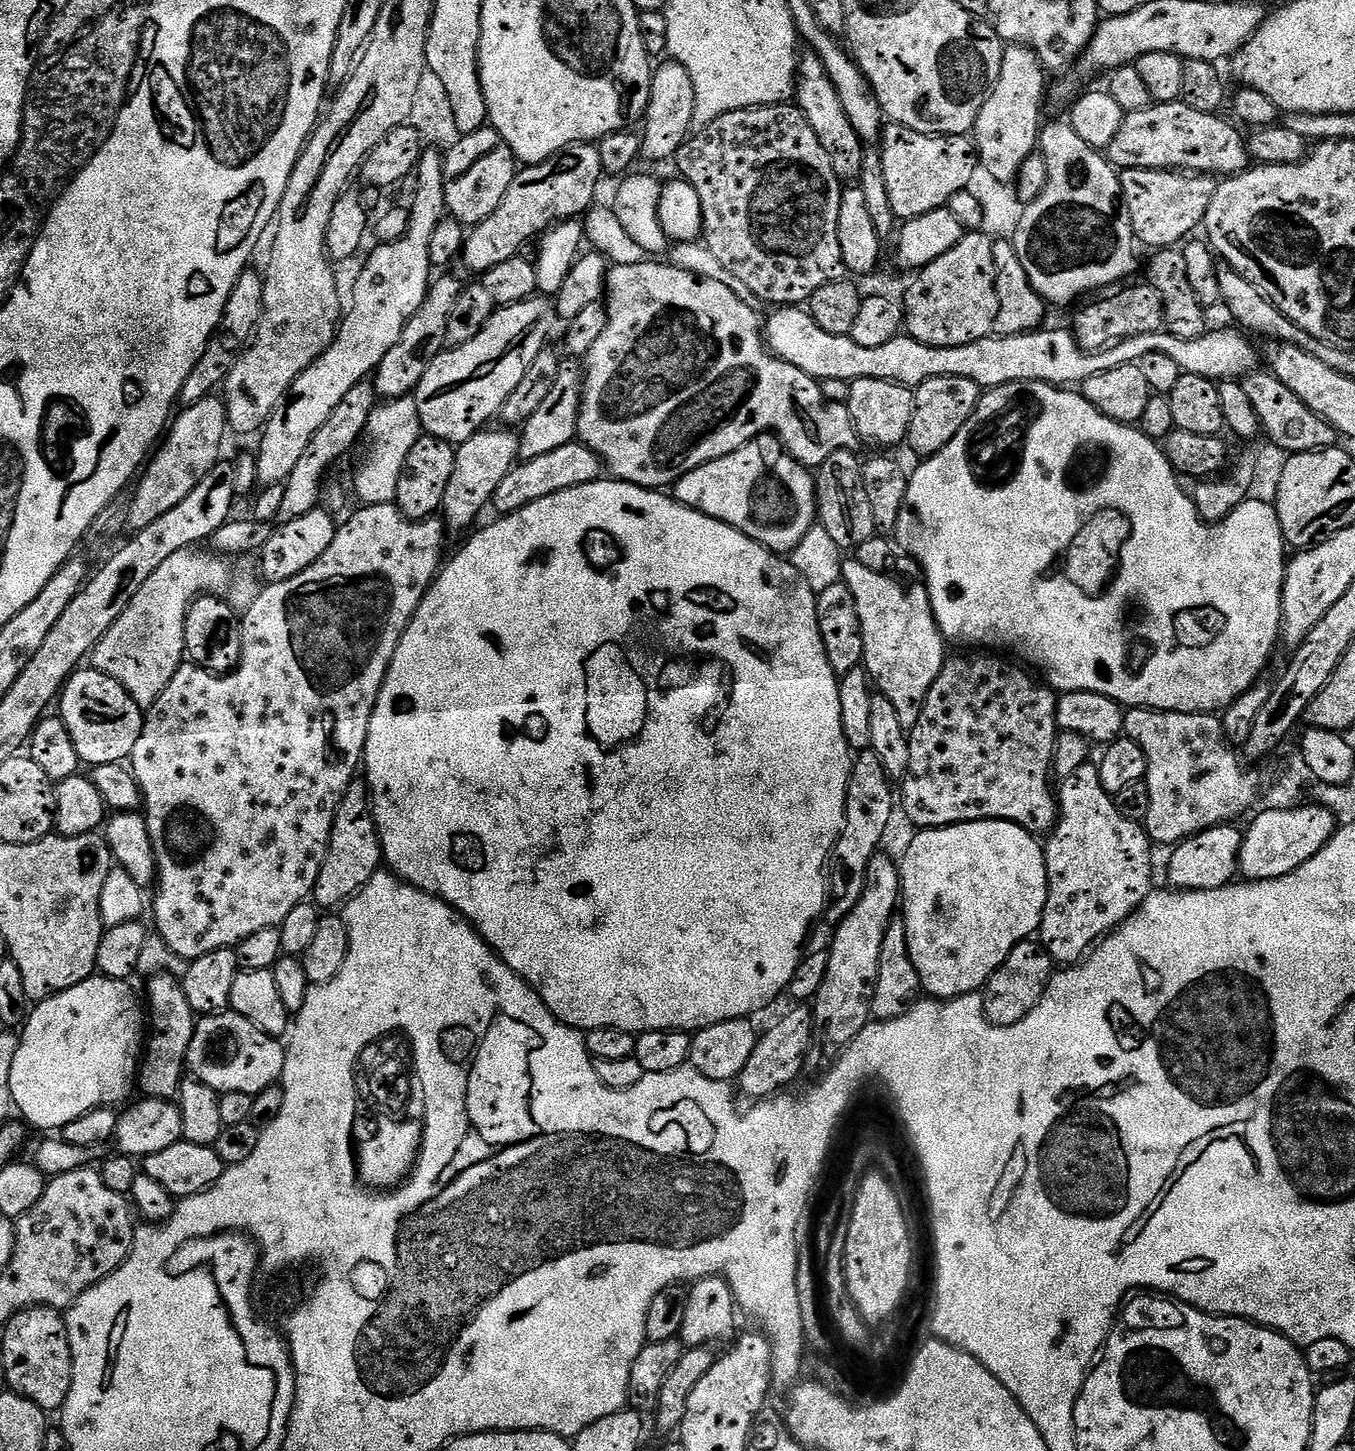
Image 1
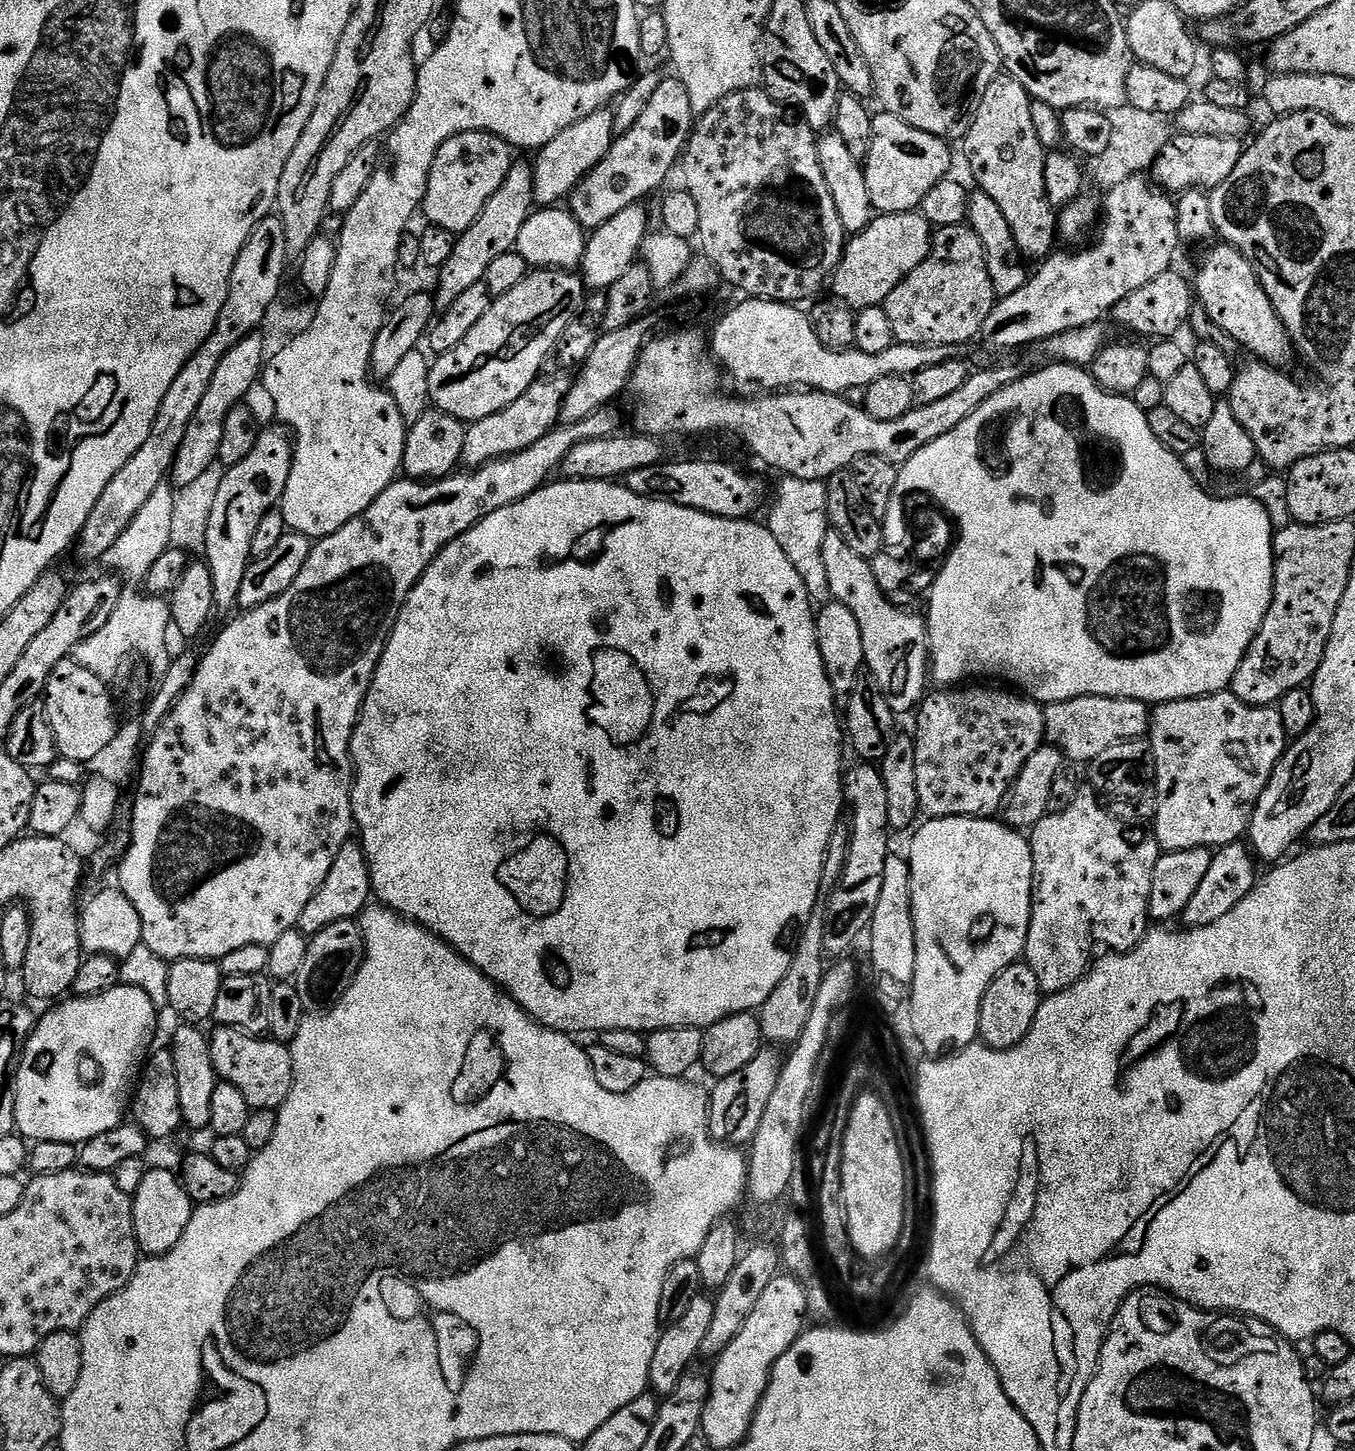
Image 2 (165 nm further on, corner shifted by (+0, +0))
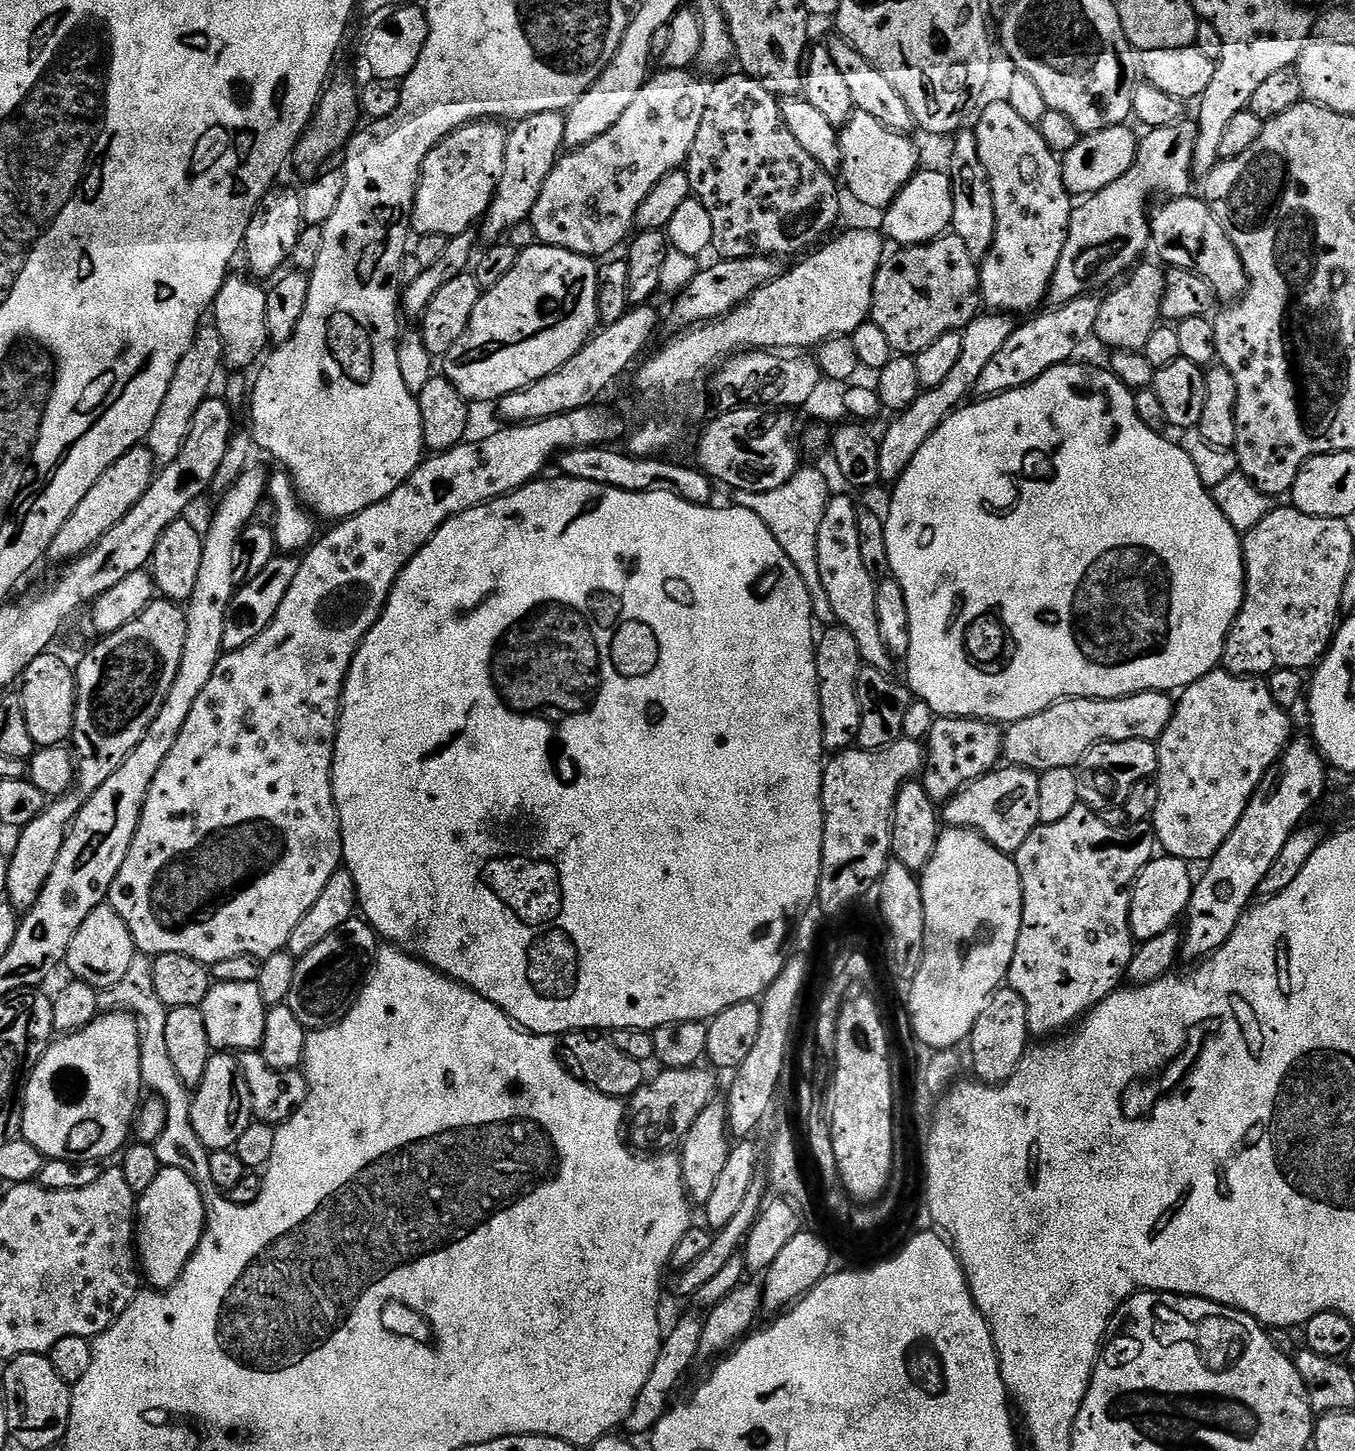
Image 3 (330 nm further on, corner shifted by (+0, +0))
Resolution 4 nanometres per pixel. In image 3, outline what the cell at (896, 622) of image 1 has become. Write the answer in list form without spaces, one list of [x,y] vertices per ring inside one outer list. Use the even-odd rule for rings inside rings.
[[[833,495],[826,506],[826,518],[822,518],[822,526],[818,530],[818,574],[822,574],[822,590],[826,590],[826,598],[830,598],[830,606],[836,615],[836,624],[854,634],[854,642],[858,642],[861,661],[870,668],[891,669],[894,657],[886,650],[886,642],[882,642],[882,630],[878,630],[878,610],[874,610],[877,581],[870,578],[866,565],[862,563],[862,542],[858,534],[858,505],[848,496]]]

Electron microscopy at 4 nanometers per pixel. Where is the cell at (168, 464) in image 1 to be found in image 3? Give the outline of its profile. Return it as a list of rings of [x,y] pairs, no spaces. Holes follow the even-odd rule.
[[[229,275],[222,290],[218,290],[214,305],[214,327],[218,334],[222,334],[223,363],[229,364],[228,368],[232,370],[248,370],[256,359],[261,359],[262,353],[269,347],[266,330],[267,291],[255,279],[244,276]]]

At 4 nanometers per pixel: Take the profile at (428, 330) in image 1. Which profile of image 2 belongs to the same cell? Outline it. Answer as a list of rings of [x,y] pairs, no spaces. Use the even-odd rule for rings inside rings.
[[[513,163],[510,174],[506,174],[506,182],[502,182],[502,186],[494,190],[494,198],[490,198],[490,202],[482,206],[482,214],[474,218],[474,222],[465,232],[456,236],[454,251],[438,270],[440,281],[436,284],[436,292],[434,291],[437,309],[443,310],[454,306],[455,300],[463,292],[470,290],[470,286],[483,281],[490,262],[494,262],[498,254],[506,254],[515,249],[518,234],[521,233],[522,226],[525,225],[528,216],[533,213],[536,204],[533,171],[531,163]]]

